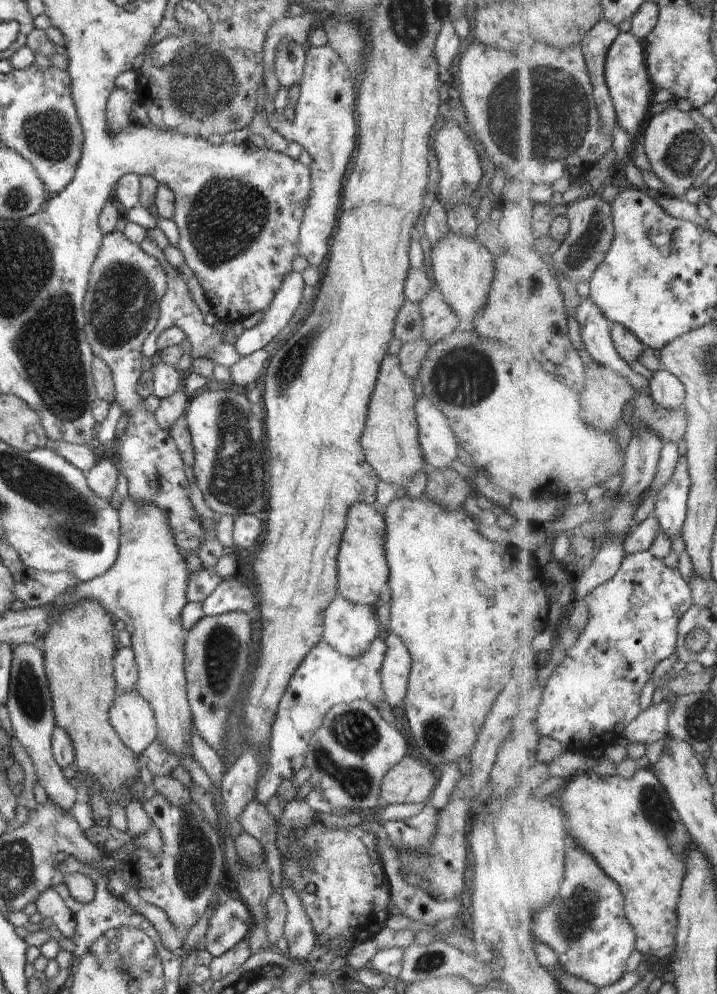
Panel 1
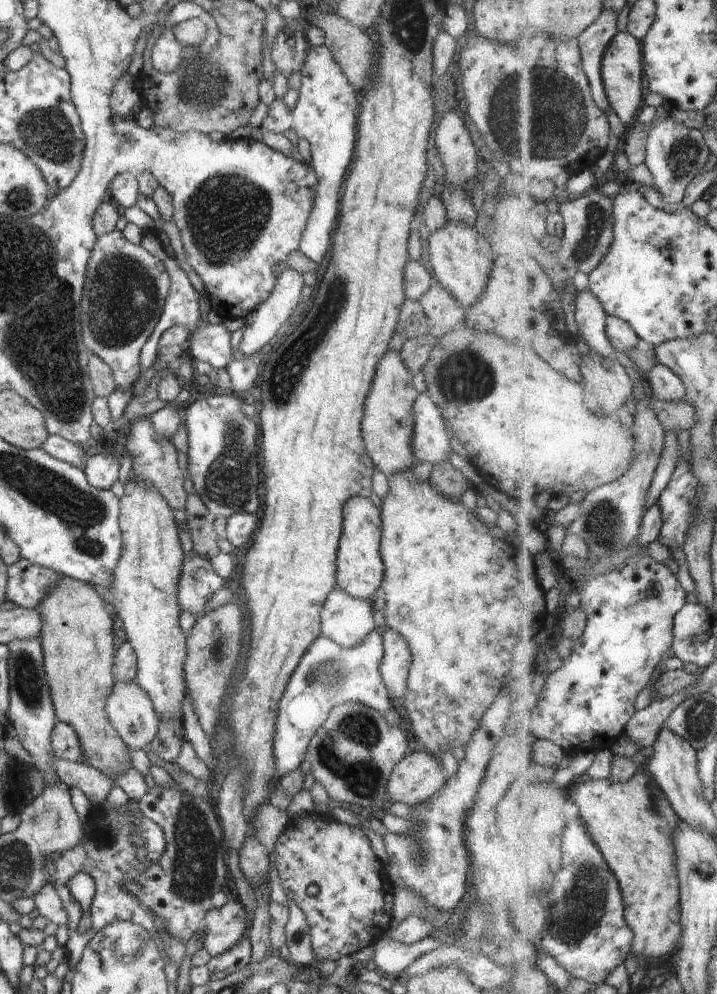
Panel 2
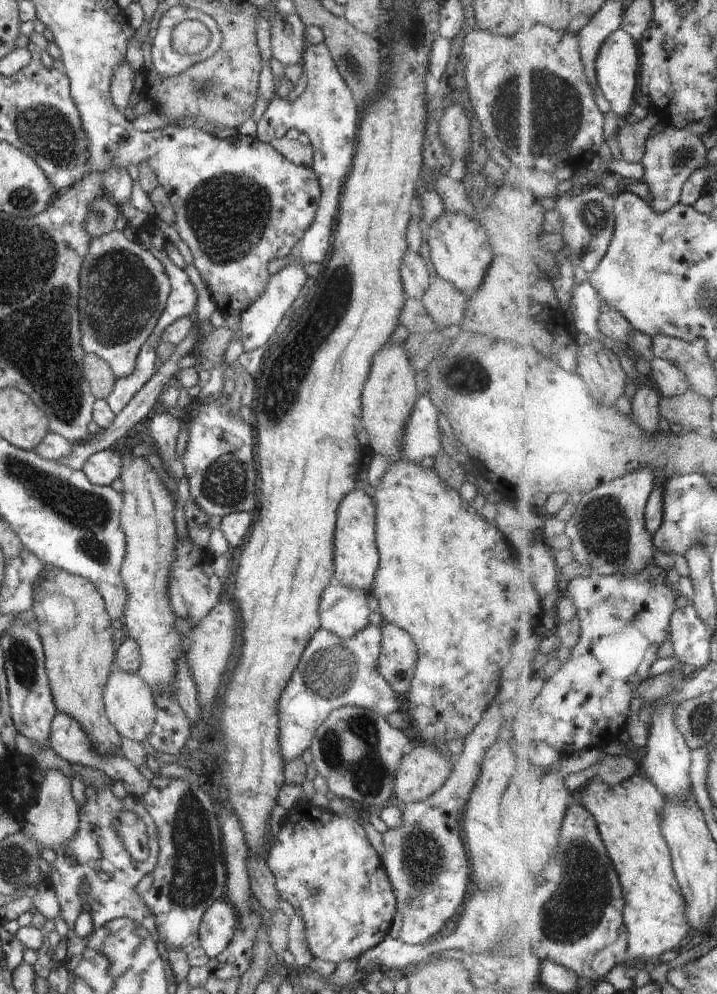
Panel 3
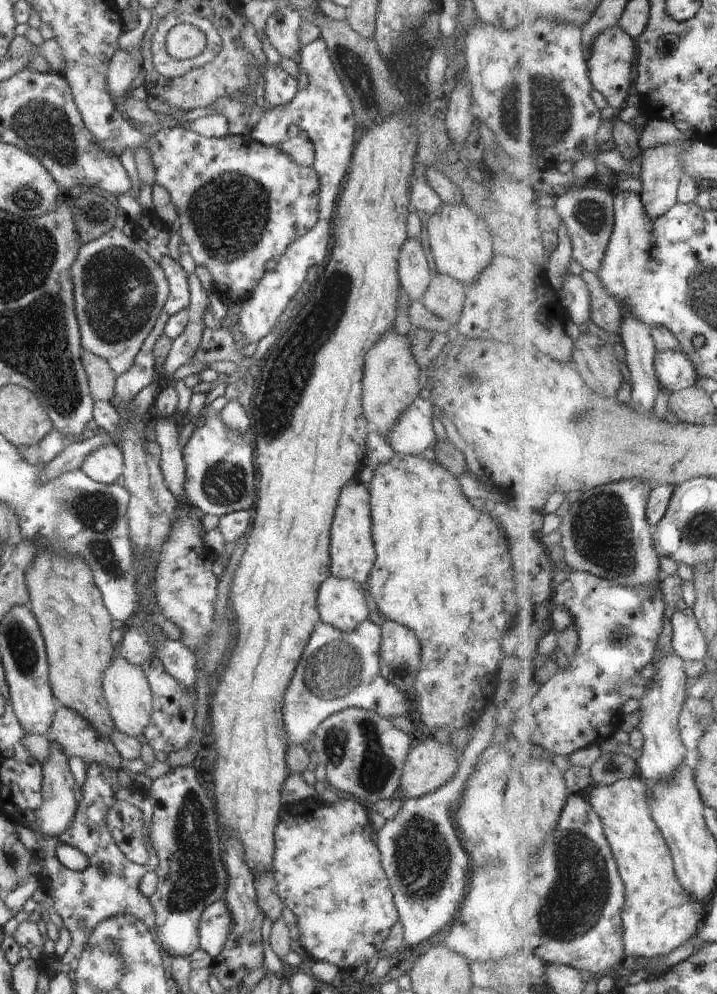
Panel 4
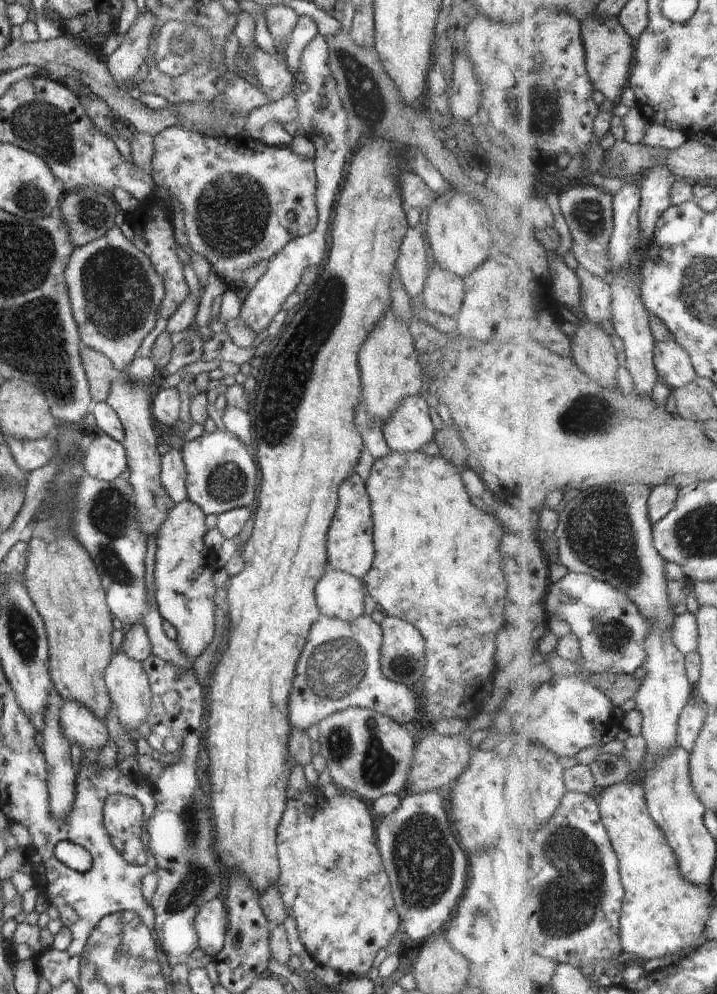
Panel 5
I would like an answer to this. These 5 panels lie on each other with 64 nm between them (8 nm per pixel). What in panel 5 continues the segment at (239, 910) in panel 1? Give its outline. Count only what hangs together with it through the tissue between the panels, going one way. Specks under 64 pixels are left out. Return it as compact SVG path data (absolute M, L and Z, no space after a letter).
M223 898L202 904L194 918L194 926L199 936L199 948L215 957L222 950L228 932L227 906Z

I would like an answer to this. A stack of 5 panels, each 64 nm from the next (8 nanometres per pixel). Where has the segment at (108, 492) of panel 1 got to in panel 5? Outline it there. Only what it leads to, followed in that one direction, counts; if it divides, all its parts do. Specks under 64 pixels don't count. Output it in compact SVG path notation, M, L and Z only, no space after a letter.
M105 433L91 434L85 450L82 469L92 478L112 482L126 471L126 450L120 441L114 440L111 436Z

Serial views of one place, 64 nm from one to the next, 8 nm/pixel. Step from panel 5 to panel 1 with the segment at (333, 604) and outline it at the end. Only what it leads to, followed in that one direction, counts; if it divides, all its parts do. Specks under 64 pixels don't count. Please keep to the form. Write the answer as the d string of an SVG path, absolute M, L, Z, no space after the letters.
M337 593L324 612L326 641L342 656L362 656L381 634L374 608L354 604Z

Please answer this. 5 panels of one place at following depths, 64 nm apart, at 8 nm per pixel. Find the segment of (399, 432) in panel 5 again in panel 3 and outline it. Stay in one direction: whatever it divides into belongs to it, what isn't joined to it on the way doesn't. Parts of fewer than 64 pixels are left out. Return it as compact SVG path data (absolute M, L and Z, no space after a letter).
M419 395L404 428L401 453L404 457L420 463L423 458L436 458L444 451L438 412L429 395Z

